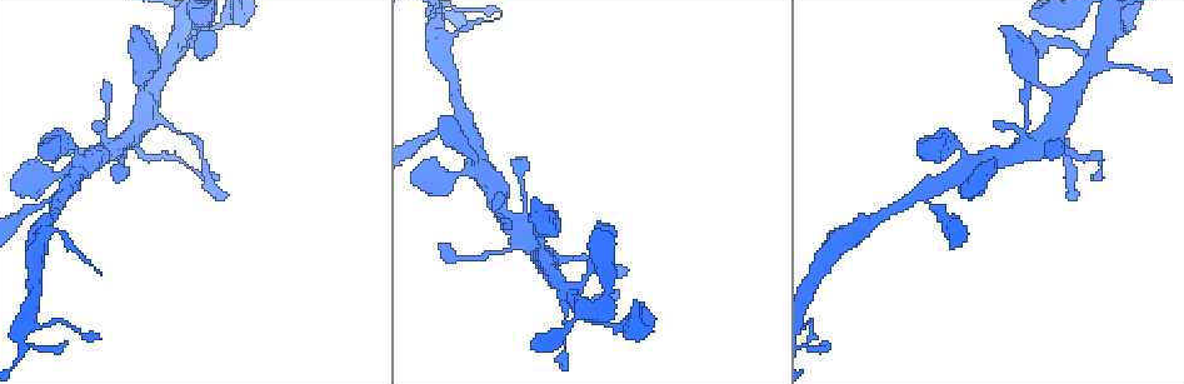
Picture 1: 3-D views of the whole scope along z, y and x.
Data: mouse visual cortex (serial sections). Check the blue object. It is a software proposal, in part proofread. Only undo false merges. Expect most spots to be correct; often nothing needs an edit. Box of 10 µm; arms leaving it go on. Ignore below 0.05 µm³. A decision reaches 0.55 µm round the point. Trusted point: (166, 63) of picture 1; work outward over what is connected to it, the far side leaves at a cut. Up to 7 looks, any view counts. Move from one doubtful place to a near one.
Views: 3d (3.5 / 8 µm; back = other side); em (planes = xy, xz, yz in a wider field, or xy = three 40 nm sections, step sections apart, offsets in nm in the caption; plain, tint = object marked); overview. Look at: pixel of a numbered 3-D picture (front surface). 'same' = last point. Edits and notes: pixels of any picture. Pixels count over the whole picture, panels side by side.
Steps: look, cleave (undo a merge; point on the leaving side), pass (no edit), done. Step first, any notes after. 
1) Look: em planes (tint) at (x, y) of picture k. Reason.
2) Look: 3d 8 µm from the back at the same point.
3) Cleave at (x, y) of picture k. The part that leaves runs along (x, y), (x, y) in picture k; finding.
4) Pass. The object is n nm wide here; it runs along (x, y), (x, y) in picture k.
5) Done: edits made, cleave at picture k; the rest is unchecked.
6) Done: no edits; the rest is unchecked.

Look: 3d 3.5 µm at (478, 258) of picture 1. A narrow waist.

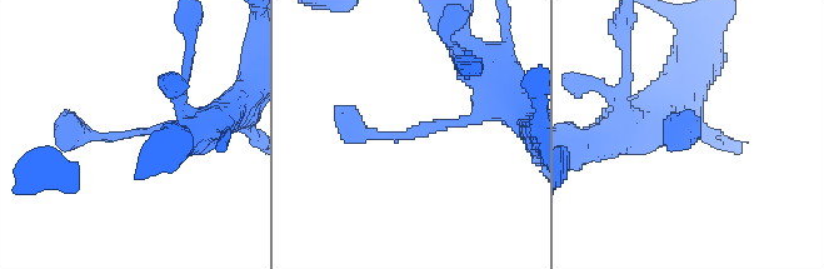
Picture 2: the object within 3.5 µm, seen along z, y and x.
Look: em xy step 5 (tint) at (412, 132) of picture 2.

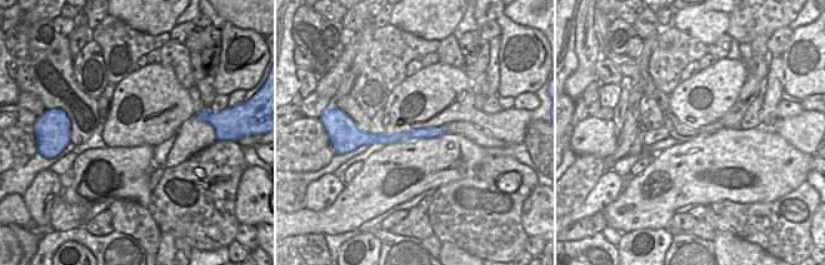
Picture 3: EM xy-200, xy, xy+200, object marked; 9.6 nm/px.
Pass. The object is 120 nm wide here; it runs along (443, 129), (395, 139), (361, 141) in picture 3; one cell here.

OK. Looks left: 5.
Look: 3d 3.5 µm at (182, 26) of picture 1. A narrow waist.

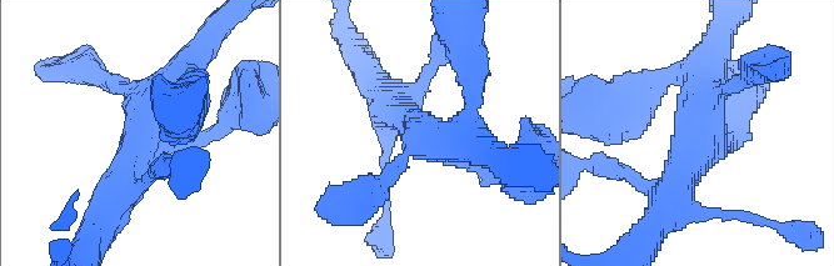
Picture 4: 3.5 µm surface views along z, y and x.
Look: em xy step 2 (tint) at (140, 135) of picture 4. 4 arms meet here; the arms are 150, 200, 450, 500 nm wide; shape alone is not enough.

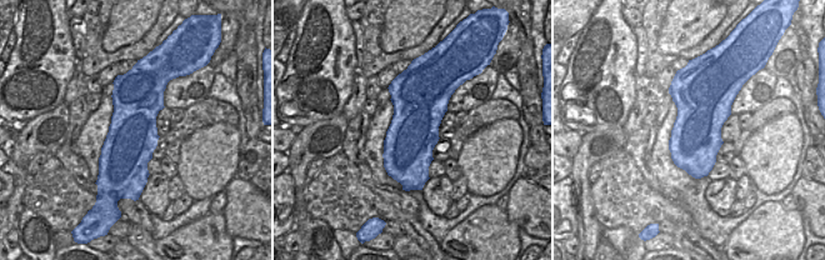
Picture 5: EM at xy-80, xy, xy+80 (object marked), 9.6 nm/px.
Pass. It runs along (109, 207), (146, 104), (185, 73) in picture 4; continuous, no second cell.

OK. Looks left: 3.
Look: 3d 3.5 µm at (176, 133) of picture 1. Thin neck.

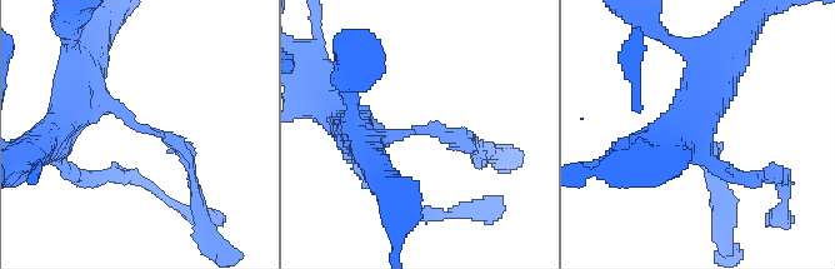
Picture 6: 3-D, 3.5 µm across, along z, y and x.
Look: em xy step 2 (plain) at (139, 130) of picture 6. The arms are 200, 400 nm wide.

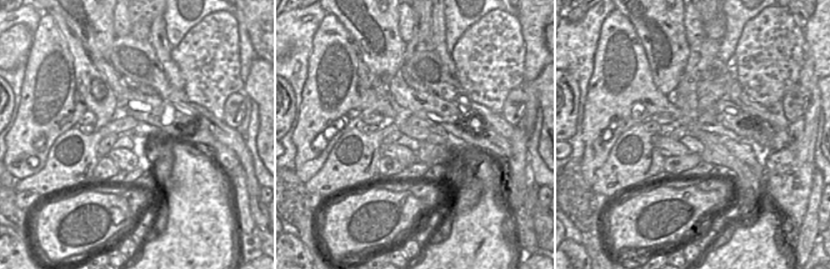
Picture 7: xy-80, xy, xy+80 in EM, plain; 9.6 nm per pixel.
Look: em xy step 2 (tint) at the same point. Where the object lies.

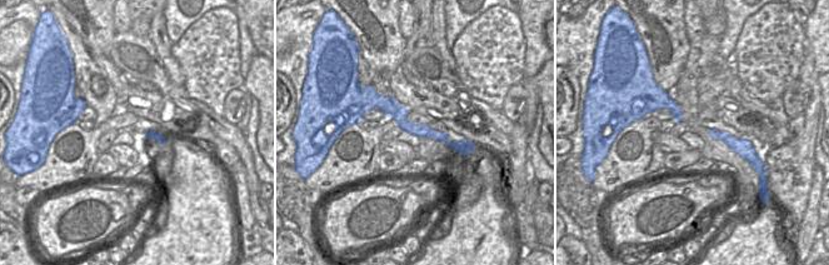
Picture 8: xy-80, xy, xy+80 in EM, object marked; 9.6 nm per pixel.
Pass. It runs along (84, 78), (95, 101), (173, 140), (191, 178) in picture 6; one cell here.

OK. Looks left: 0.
Done: no edits; the rest is unchecked.

